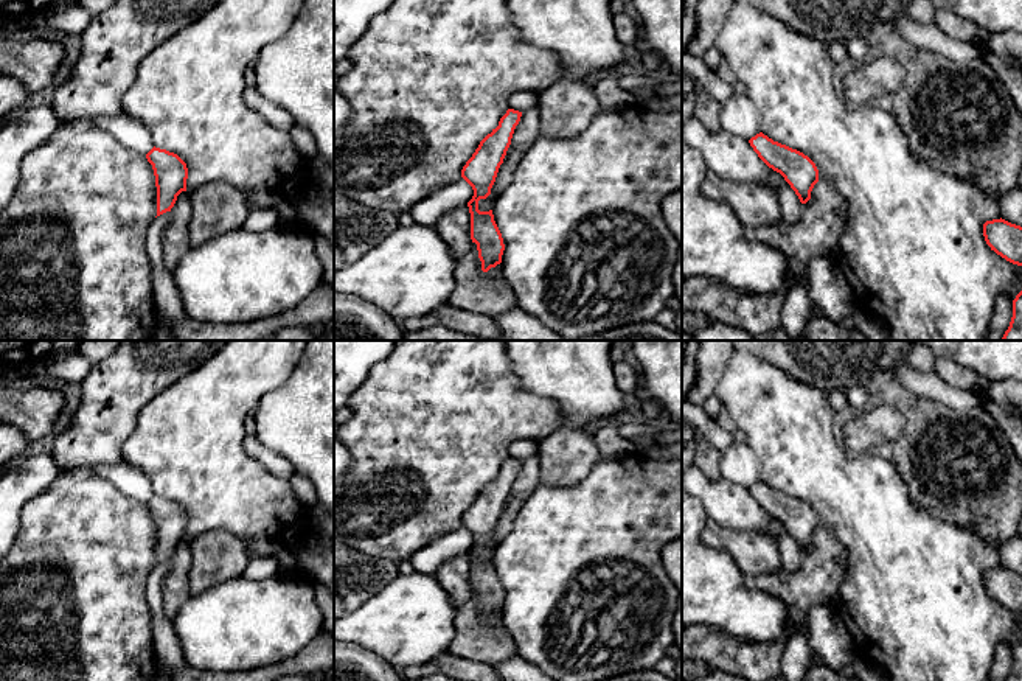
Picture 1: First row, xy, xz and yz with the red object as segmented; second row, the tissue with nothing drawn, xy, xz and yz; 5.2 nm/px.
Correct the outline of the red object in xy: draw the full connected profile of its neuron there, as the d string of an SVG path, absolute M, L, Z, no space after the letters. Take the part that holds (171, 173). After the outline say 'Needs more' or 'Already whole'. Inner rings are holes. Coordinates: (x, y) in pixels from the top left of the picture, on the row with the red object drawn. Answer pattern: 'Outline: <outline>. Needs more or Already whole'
Outline: M155 146L146 154L146 159L155 176L157 216L160 216L171 211L177 196L186 191L188 168L177 154Z. Already whole

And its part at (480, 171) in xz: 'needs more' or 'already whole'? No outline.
already whole

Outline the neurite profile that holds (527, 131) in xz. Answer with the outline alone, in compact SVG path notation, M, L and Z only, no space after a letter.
M530 107L522 112L520 121L514 129L511 145L506 151L503 163L499 168L495 182L491 188L491 194L486 199L478 201L480 211L492 210L494 201L511 182L514 171L522 160L523 154L531 148L531 145L539 137L539 110L537 107Z

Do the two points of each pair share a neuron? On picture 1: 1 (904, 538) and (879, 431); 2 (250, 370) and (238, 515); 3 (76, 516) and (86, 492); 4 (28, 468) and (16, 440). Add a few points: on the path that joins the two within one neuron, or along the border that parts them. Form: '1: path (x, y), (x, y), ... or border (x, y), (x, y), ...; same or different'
1: border (850, 451), (867, 453); different
2: path (229, 406), (229, 479); same
3: path (79, 510), (79, 498); same
4: border (30, 451), (16, 459); different

